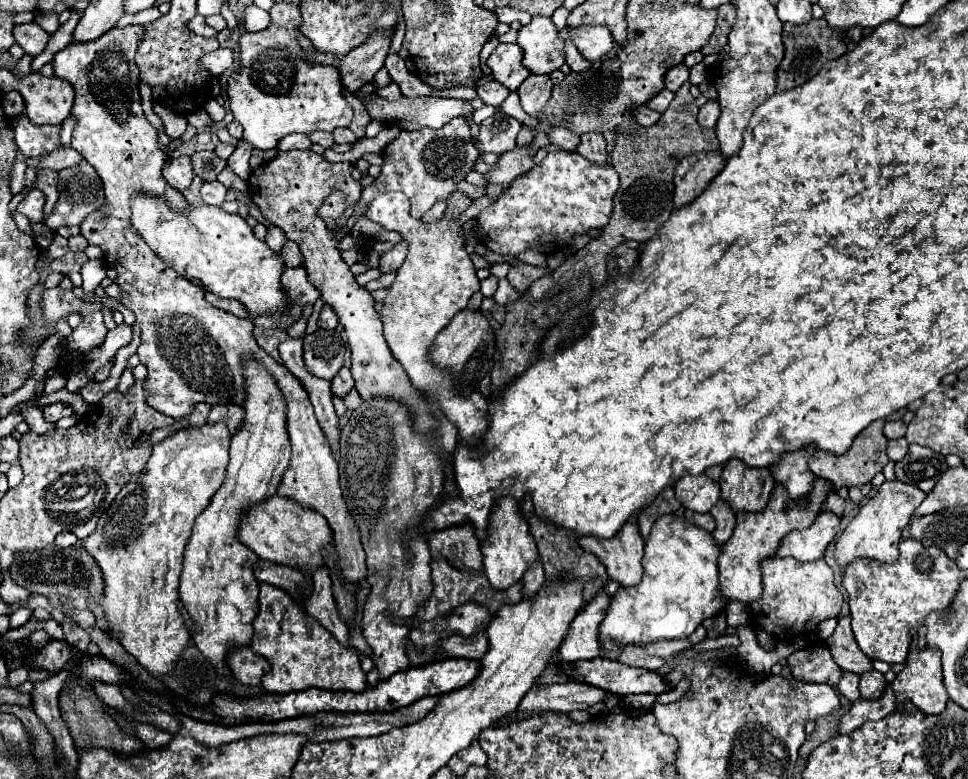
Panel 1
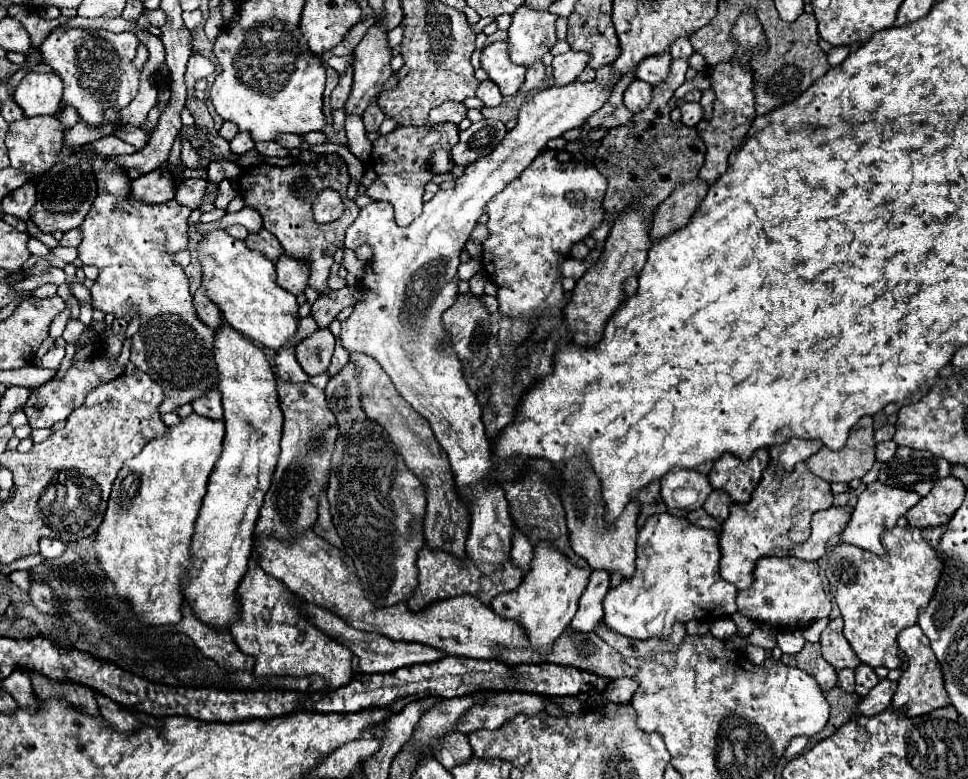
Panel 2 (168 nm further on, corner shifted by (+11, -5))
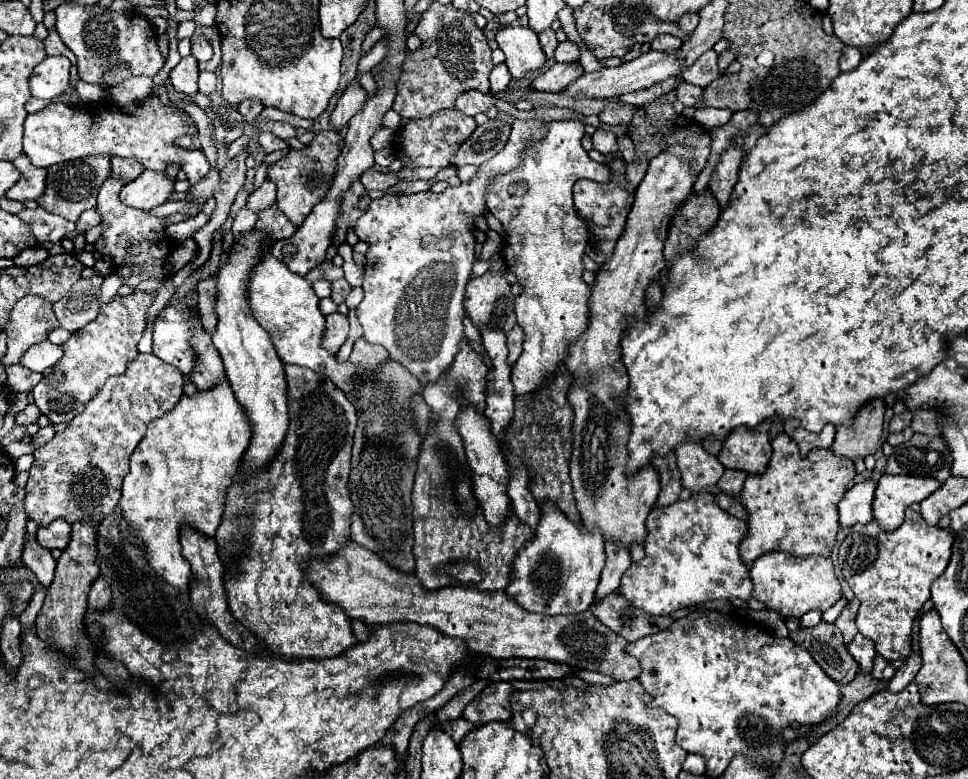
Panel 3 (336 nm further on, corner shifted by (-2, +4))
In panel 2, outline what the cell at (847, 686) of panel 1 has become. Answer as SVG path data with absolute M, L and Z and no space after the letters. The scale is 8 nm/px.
M841 669L839 671L839 687L845 689L845 693L855 691L855 671L853 669Z

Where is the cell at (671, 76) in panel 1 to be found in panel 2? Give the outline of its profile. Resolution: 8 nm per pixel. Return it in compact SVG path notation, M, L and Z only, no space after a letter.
M663 53L663 55L653 55L643 59L637 65L637 79L647 81L649 85L659 85L661 81L665 81L665 75L669 75L669 65L671 65L671 55Z

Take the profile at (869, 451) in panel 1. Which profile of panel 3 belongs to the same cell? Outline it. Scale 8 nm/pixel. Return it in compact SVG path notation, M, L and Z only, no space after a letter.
M874 398L856 412L852 426L836 426L836 440L830 450L850 460L870 456L880 446L882 430L884 430L884 400Z

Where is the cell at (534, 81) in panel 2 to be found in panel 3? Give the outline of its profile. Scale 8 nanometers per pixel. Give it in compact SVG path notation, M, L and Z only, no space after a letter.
M548 28L546 32L540 32L538 38L540 38L540 44L542 44L542 50L544 50L546 58L554 58L554 50L556 50L556 46L558 46L558 40L556 40L554 30Z

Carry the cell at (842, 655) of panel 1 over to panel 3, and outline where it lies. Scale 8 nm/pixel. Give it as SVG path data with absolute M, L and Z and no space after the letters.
M854 598L854 600L850 600L846 604L846 608L840 612L840 616L834 622L840 628L842 636L844 636L844 644L850 644L852 638L856 636L856 632L858 632L858 628L856 628L856 612L858 612L858 600Z

